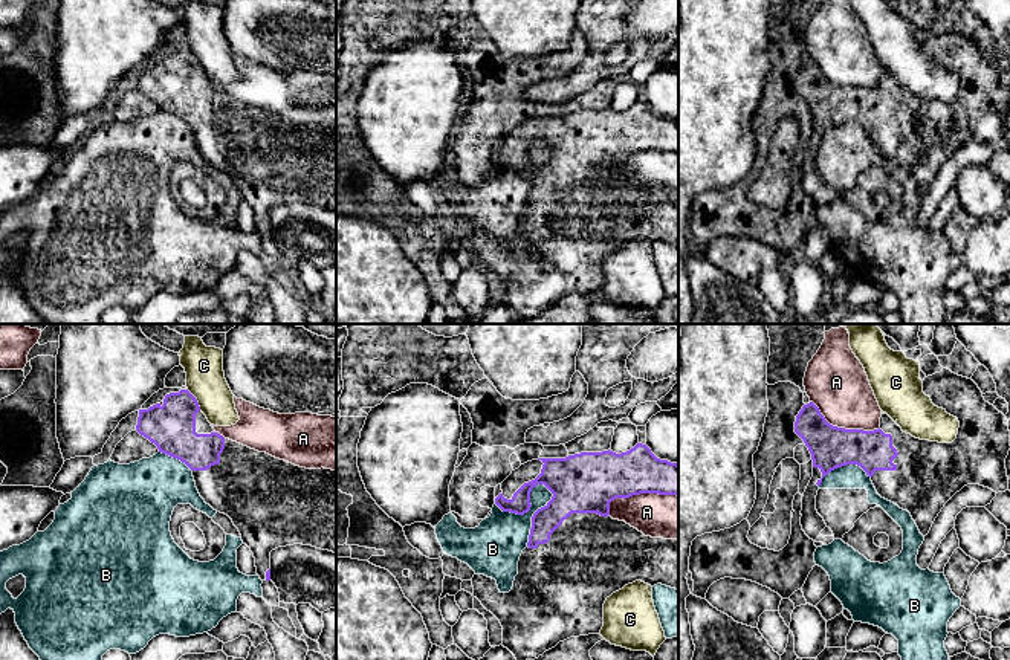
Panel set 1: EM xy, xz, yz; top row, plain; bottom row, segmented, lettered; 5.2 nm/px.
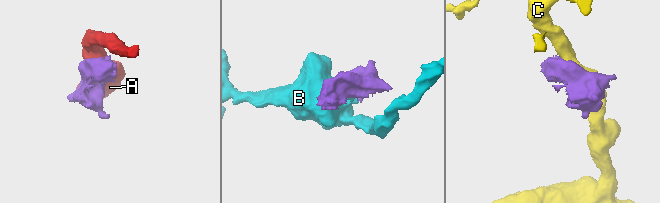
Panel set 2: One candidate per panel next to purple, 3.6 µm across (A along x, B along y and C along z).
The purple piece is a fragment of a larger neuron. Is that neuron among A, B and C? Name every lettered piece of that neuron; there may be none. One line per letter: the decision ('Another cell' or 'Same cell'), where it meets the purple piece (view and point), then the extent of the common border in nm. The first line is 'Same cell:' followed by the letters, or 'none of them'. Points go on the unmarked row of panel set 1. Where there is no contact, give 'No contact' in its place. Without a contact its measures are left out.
Same cell: none of them
A: Another cell. Touches purple at xz (637, 152). Shared border 380 nm
B: Another cell. Touches purple at xz (534, 171). Shared border 340 nm
C: Another cell. Touches purple at xy (196, 58). Shared border 130 nm

